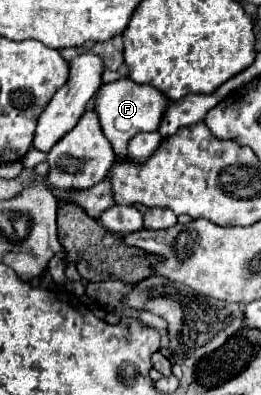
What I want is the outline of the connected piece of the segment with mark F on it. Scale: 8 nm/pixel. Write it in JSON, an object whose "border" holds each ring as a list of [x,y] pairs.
{"border":[[[121,78],[117,82],[103,84],[99,88],[97,100],[95,100],[95,110],[99,114],[101,128],[103,128],[107,140],[111,142],[111,146],[115,150],[117,162],[127,160],[127,146],[129,146],[129,140],[135,134],[139,134],[139,132],[157,132],[159,130],[159,122],[163,120],[163,114],[165,114],[167,106],[169,106],[169,100],[165,98],[165,94],[161,94],[153,86],[137,84],[129,78]]]}

